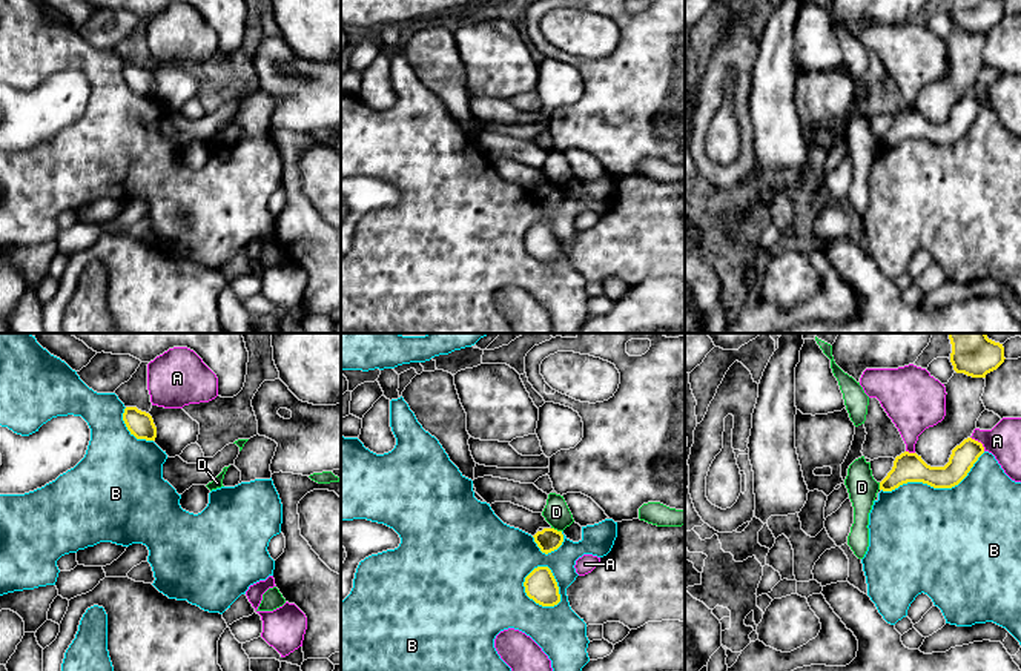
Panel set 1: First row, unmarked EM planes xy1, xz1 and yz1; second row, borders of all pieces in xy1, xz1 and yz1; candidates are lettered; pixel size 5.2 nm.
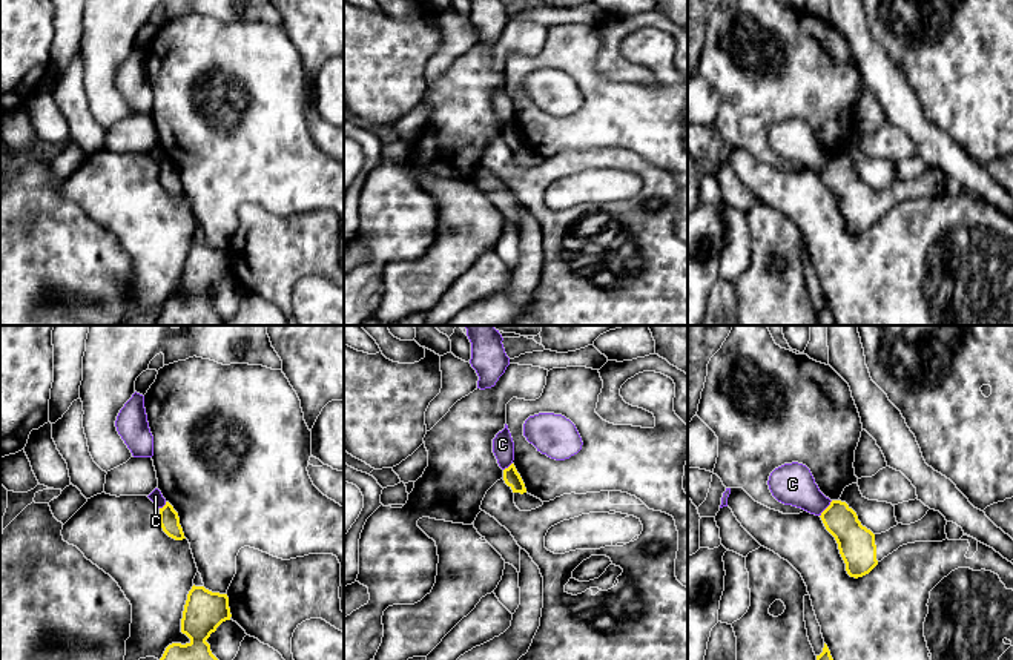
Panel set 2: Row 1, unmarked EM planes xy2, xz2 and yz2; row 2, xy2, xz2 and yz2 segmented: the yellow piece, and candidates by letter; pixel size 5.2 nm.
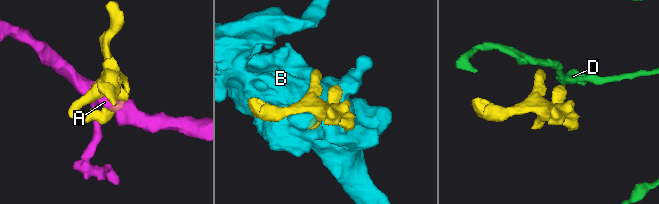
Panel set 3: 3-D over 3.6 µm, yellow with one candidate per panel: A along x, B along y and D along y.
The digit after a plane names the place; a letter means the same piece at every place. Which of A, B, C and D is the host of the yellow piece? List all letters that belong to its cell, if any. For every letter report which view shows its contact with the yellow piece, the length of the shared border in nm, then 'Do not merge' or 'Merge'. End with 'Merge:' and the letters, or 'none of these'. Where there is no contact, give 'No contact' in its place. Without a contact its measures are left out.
A: Touches yellow in yz1. Shared border 110 nm. Do not merge
B: Touches yellow in yz1. Shared border 600 nm. Do not merge
C: Touches yellow in yz2. Shared border 110 nm. Do not merge
D: Touches yellow in xz1. Shared border 60 nm. Do not merge
Merge: none of these

